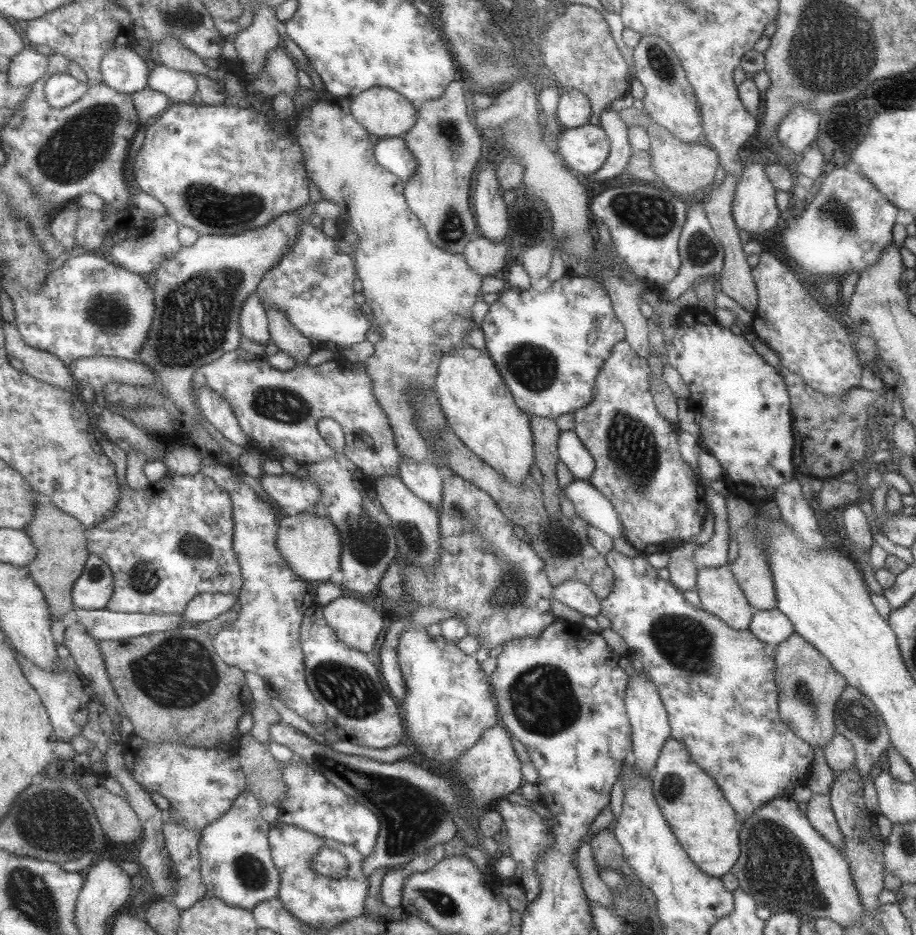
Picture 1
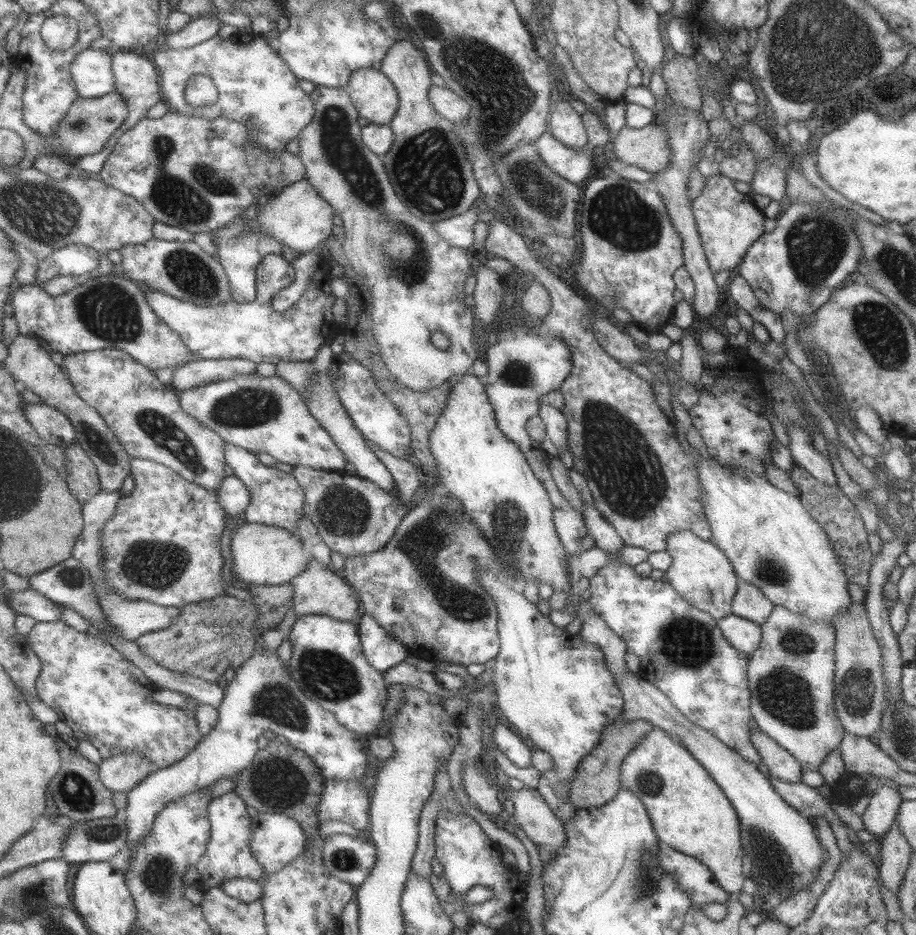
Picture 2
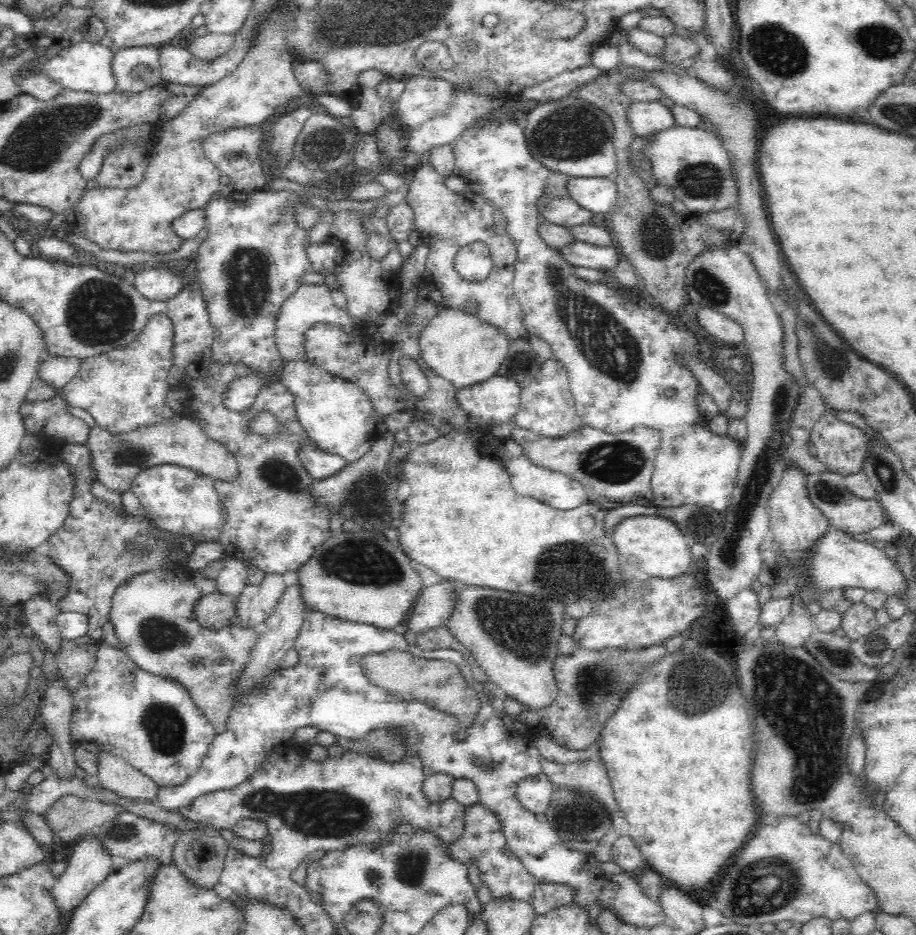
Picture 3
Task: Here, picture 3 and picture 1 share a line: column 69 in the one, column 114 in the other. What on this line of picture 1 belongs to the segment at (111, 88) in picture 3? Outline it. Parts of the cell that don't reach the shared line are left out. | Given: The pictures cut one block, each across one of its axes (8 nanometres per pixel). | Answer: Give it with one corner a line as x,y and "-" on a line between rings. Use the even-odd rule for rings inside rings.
128,44
107,50
102,62
103,82
122,93
135,94
149,87
149,62

